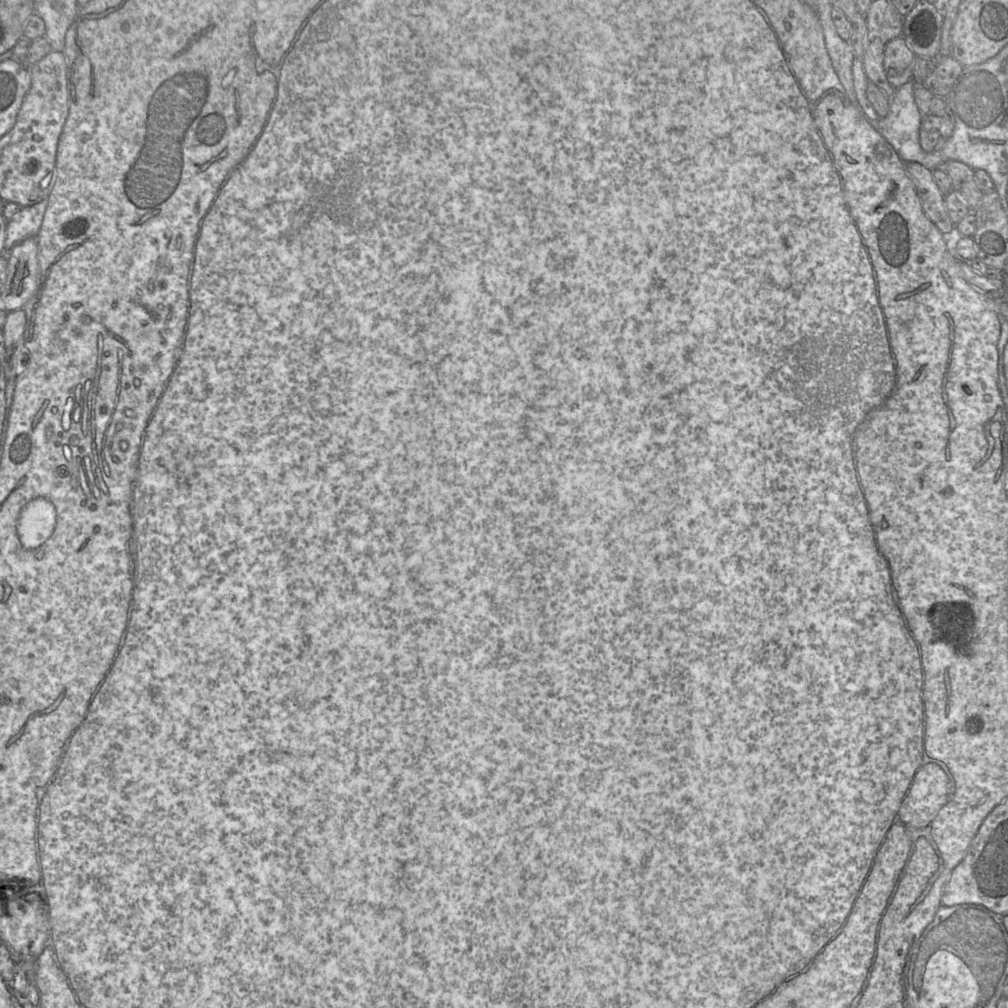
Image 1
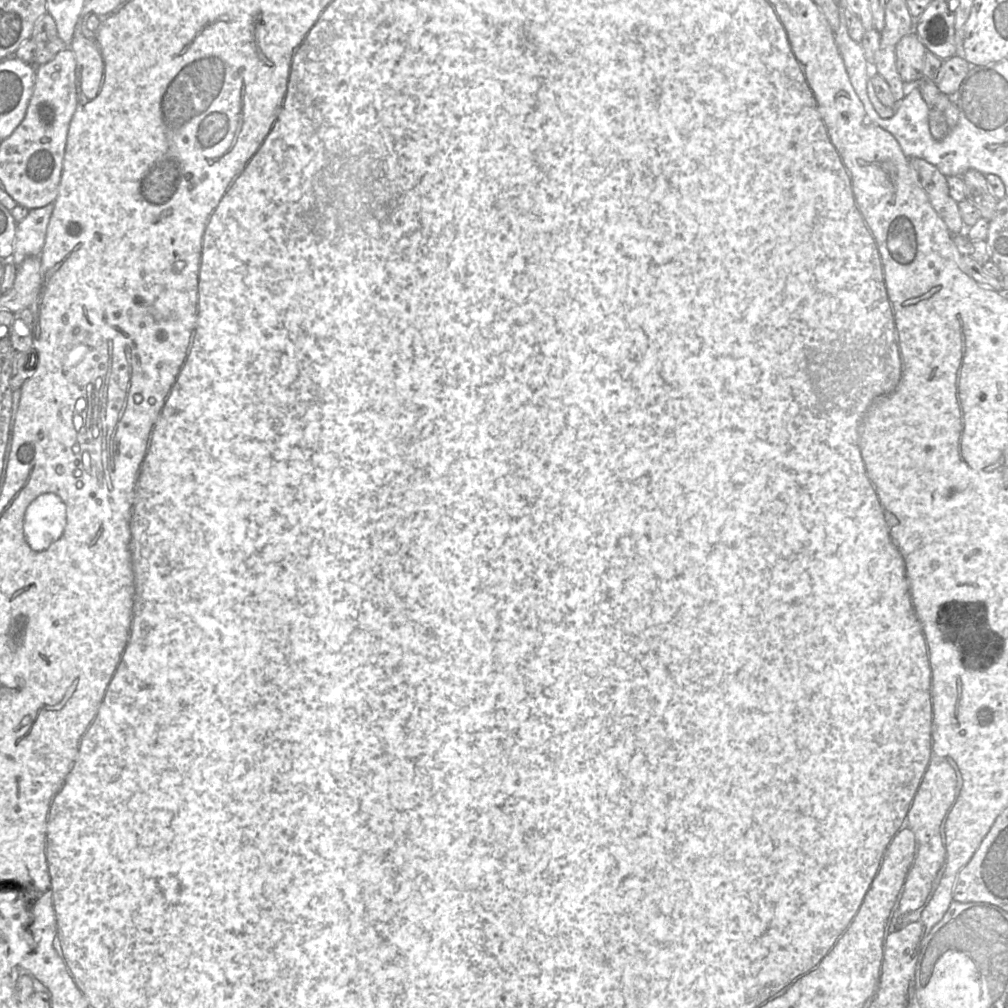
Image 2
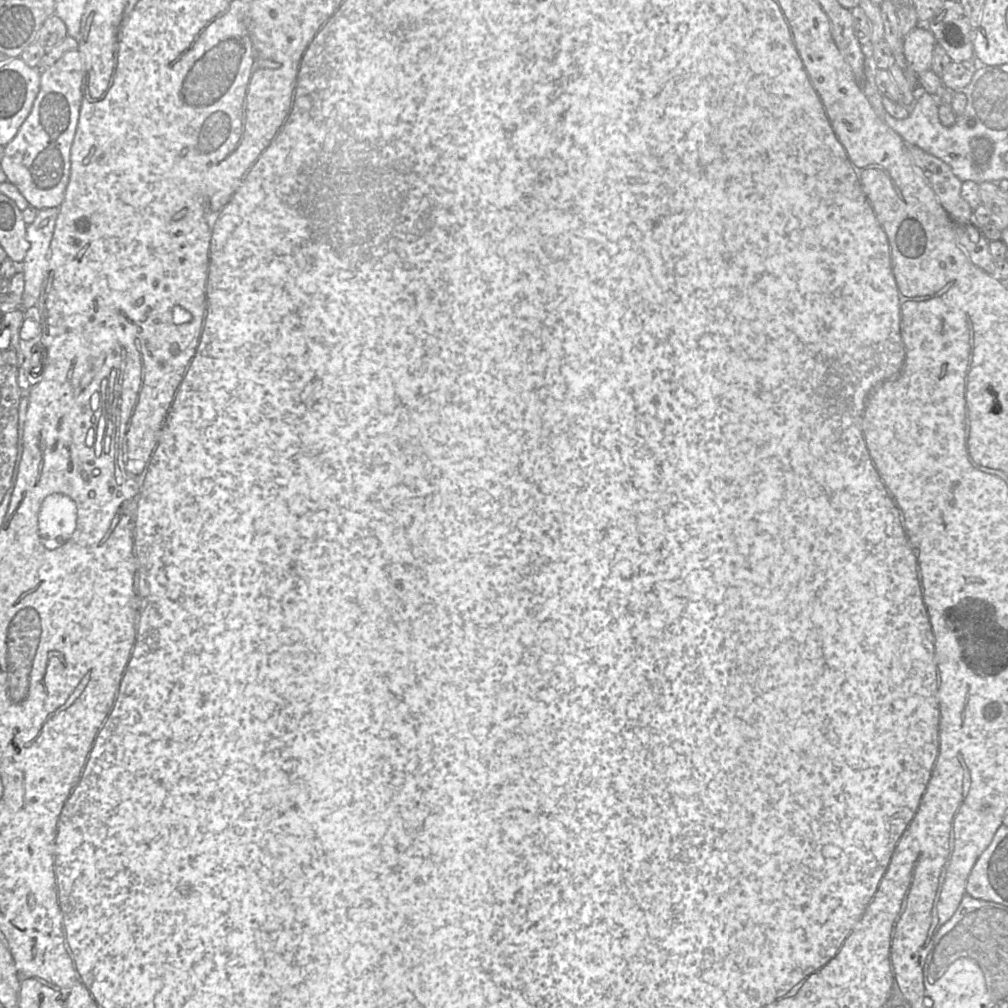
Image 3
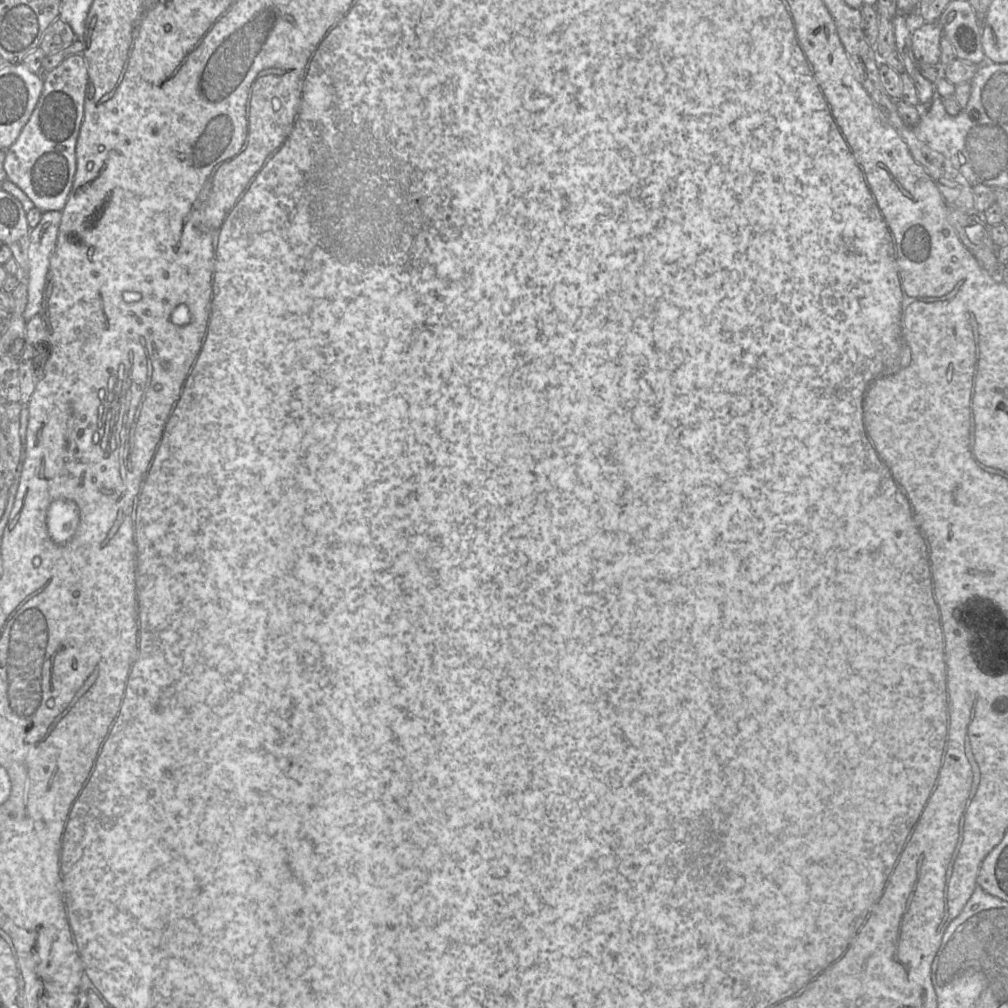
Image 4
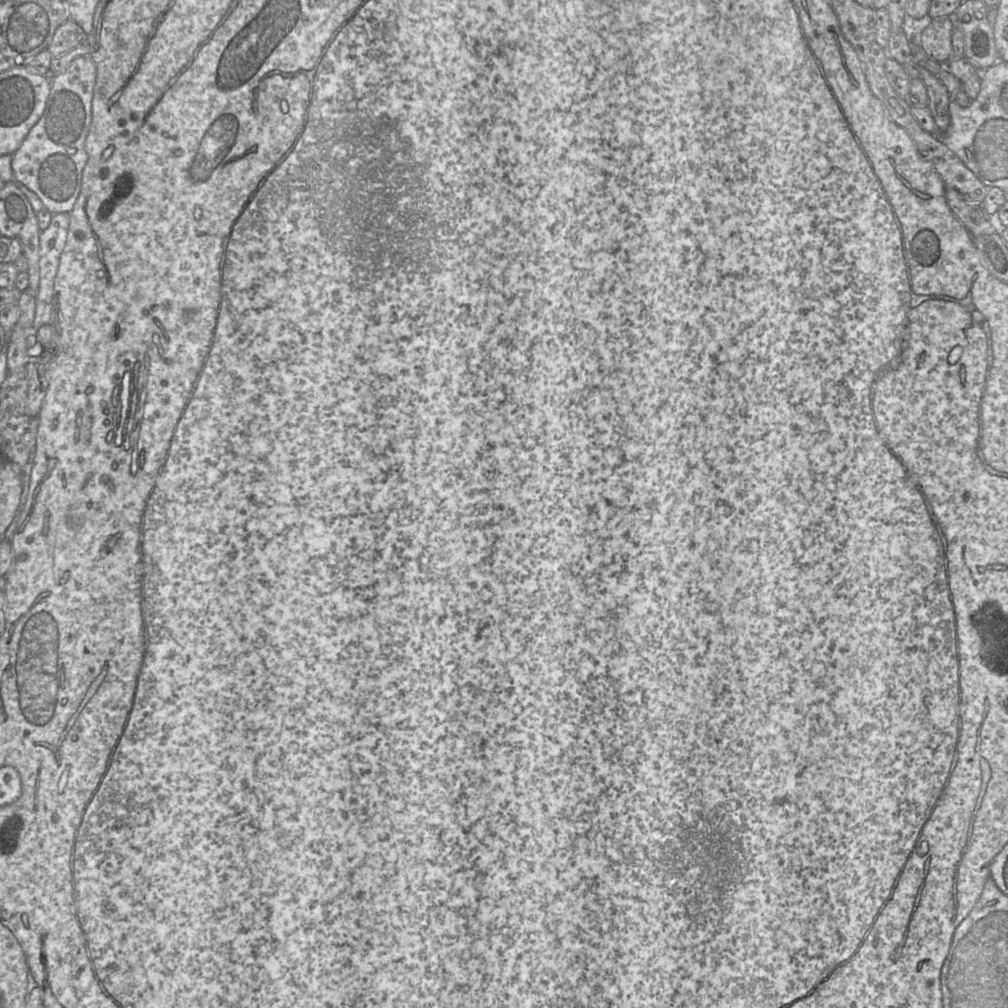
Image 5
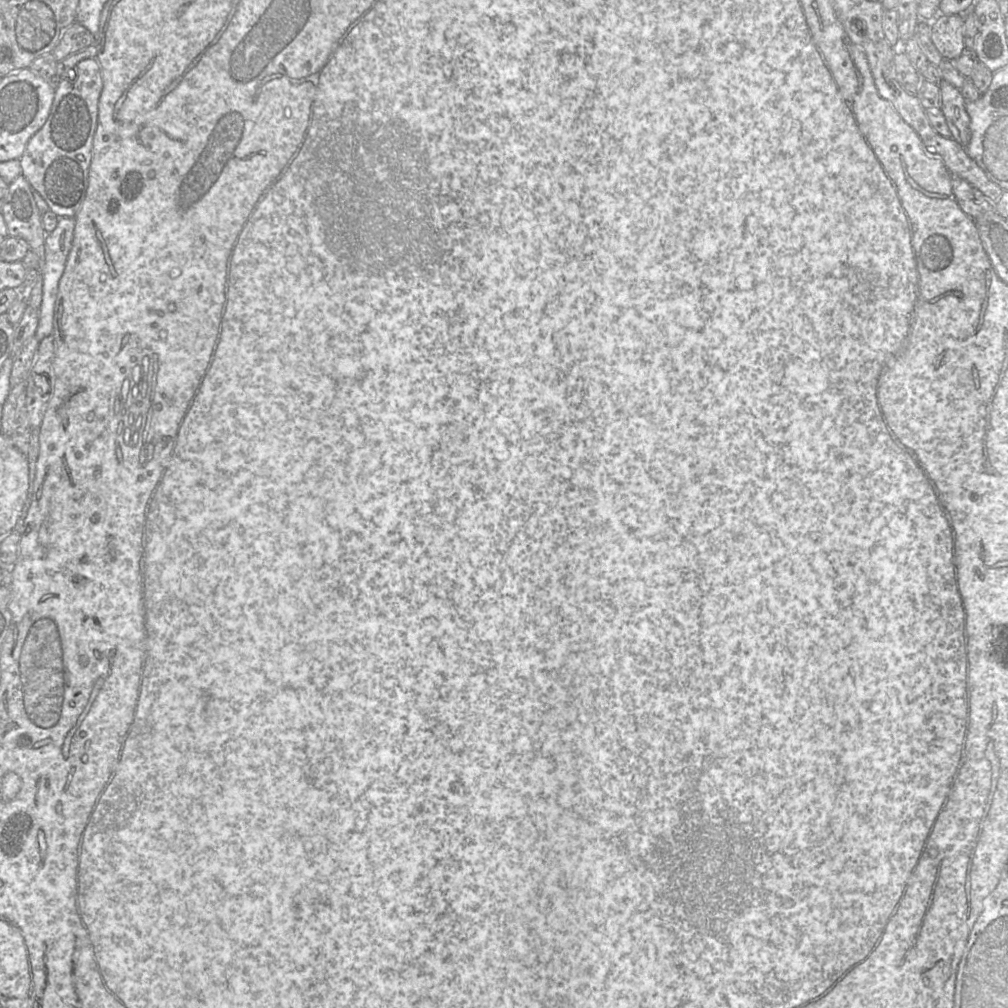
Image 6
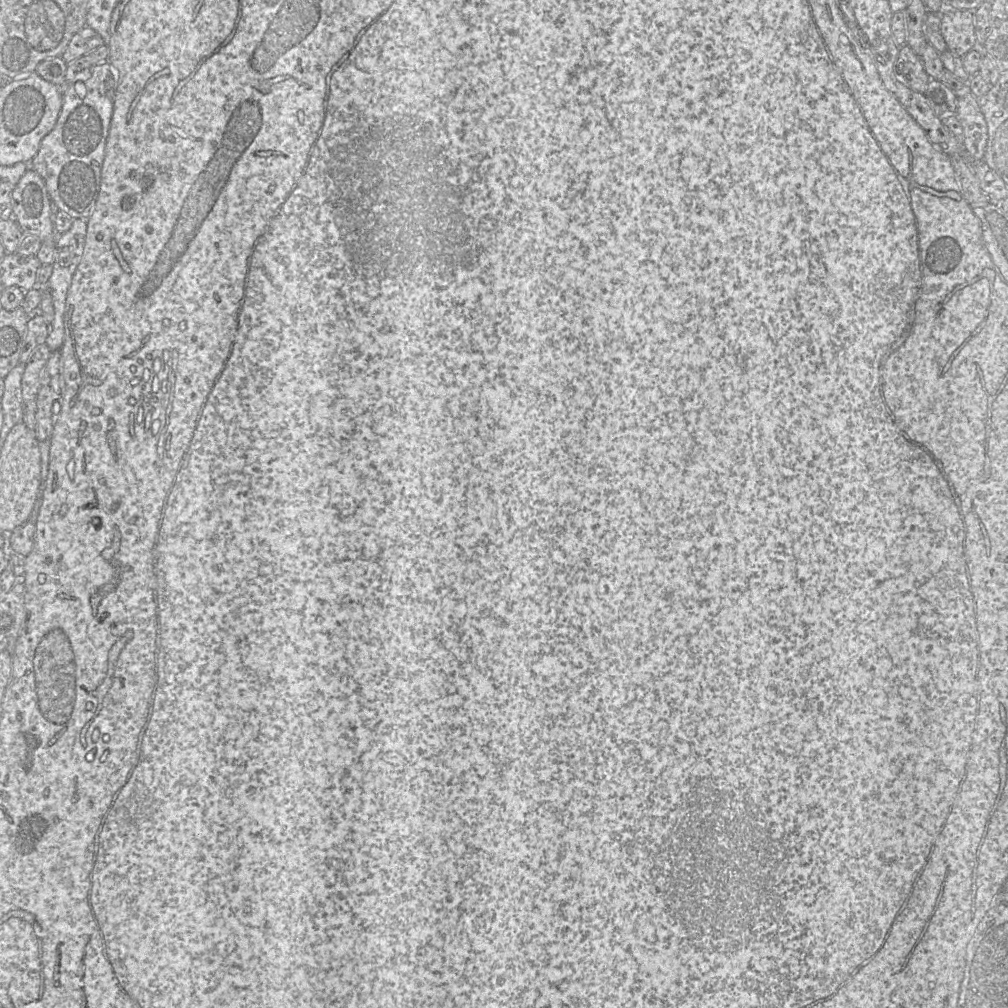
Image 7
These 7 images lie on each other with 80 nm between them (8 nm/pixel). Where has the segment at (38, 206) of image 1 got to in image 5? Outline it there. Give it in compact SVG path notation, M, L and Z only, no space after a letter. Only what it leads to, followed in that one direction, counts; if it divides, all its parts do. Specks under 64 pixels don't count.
M70 214L52 215L49 226L39 235L39 287L35 296L35 317L32 327L51 324L54 285L60 258L68 237Z

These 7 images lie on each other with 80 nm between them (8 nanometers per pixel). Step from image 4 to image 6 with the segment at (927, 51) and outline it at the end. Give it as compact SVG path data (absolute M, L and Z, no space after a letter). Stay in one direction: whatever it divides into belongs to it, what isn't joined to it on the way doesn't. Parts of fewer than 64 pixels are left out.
M963 14L938 15L933 21L931 40L943 59L953 61L963 54Z

